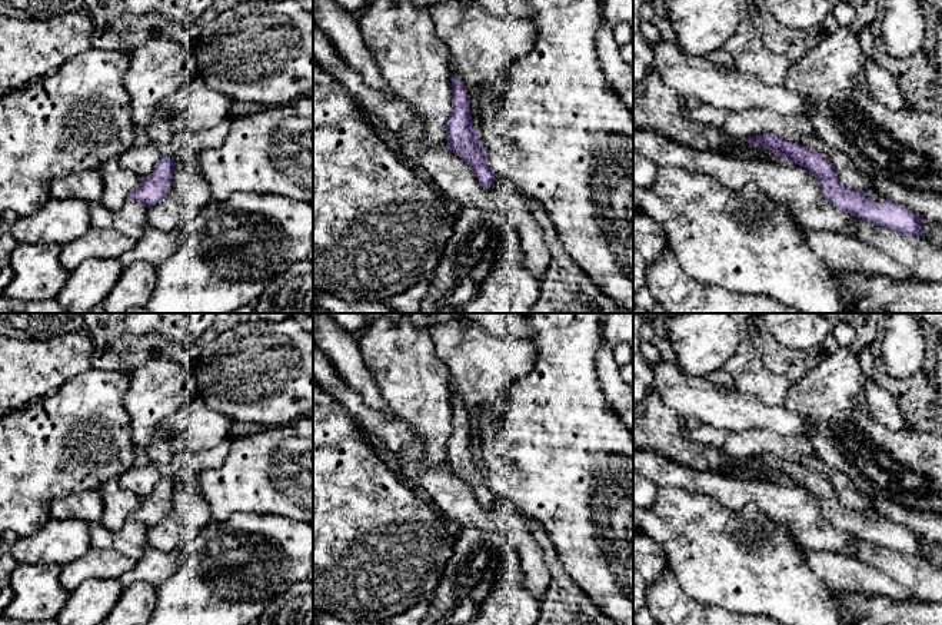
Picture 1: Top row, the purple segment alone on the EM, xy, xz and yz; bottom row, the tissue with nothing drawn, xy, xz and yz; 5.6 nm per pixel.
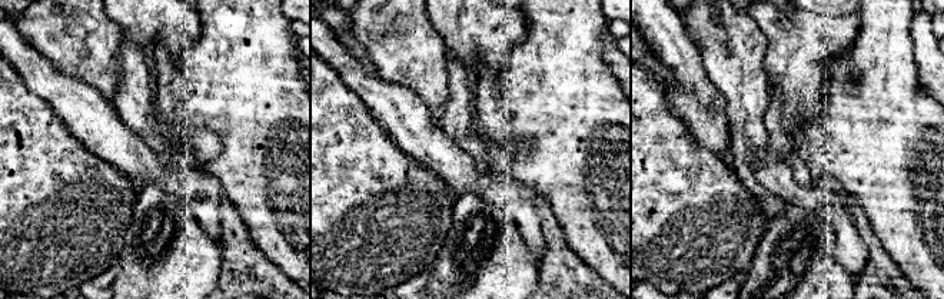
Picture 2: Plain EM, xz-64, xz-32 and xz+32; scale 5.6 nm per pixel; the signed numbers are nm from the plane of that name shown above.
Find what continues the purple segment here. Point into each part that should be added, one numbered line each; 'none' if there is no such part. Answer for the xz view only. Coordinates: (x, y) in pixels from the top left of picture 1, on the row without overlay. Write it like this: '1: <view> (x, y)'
none

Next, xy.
none

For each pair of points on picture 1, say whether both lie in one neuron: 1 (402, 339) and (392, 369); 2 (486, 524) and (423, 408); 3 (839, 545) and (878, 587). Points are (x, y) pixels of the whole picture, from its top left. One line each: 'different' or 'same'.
1: same
2: different
3: different

